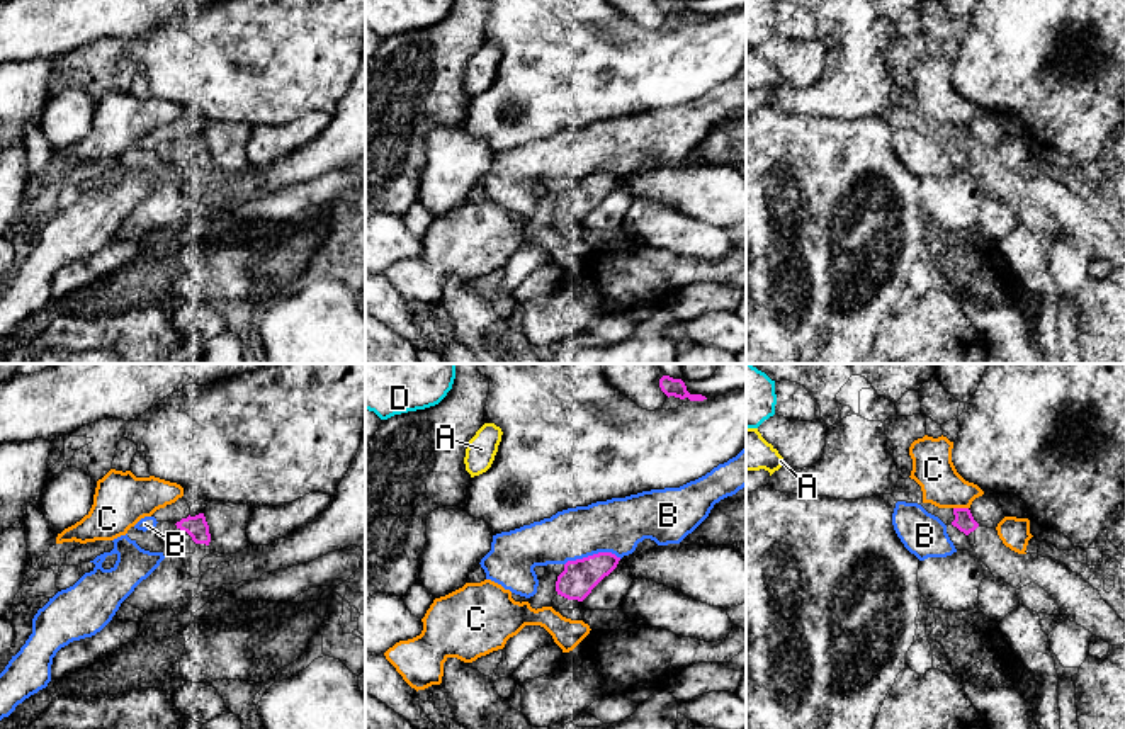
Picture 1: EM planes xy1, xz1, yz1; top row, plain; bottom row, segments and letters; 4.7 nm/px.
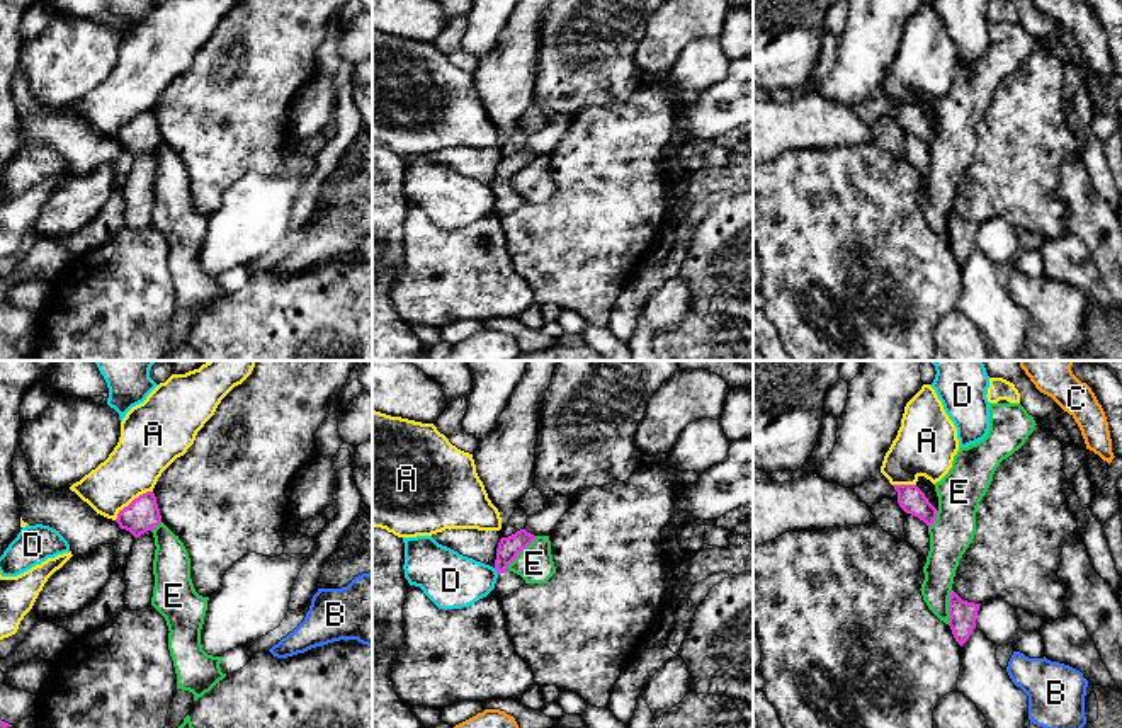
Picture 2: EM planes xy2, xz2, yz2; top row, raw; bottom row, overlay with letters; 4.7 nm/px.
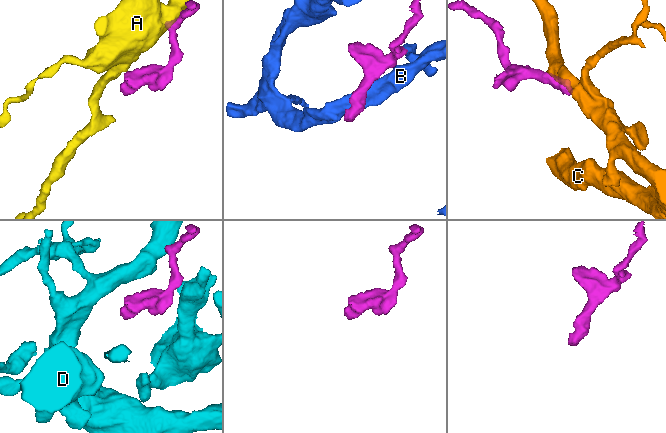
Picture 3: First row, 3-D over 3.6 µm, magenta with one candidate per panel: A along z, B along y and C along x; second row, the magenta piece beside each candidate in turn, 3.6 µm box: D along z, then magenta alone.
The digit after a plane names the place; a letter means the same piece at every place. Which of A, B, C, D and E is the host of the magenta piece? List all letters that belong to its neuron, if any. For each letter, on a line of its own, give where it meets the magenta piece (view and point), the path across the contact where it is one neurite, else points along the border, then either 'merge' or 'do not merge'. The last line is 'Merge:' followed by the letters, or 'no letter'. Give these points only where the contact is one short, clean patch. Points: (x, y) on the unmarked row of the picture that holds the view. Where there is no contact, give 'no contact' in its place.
A: meets magenta in xy2 at (133, 119); border along xy2 (152, 109), (135, 116), (114, 138); do not merge
B: meets magenta in xz1 at (593, 174); do not merge
C: meets magenta in yz1 at (961, 128); do not merge
D: meets magenta in xz2 at (497, 191); border along xz2 (493, 187), (497, 193); do not merge
E: meets magenta in xz2 at (519, 170); do not merge
Merge: no letter

